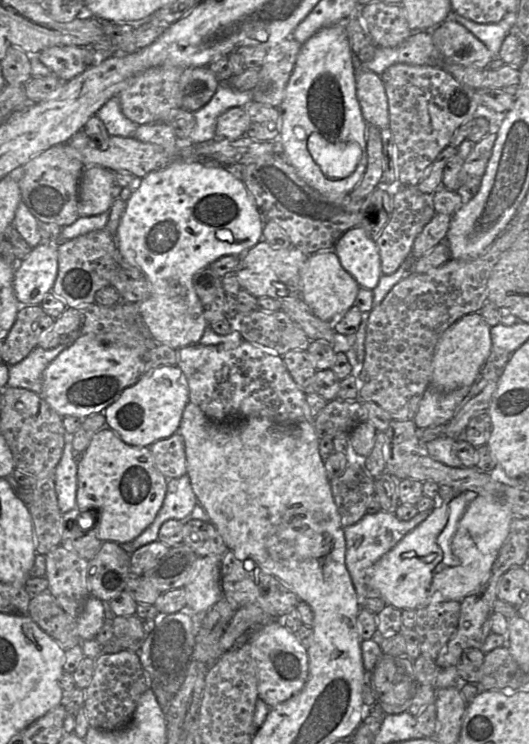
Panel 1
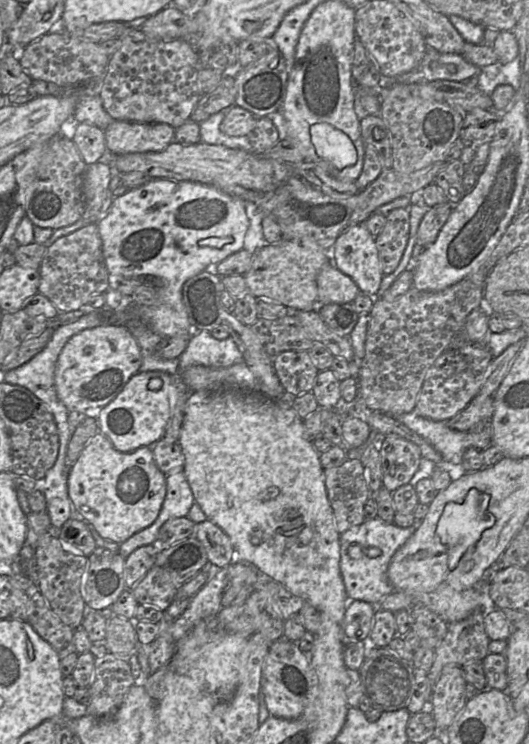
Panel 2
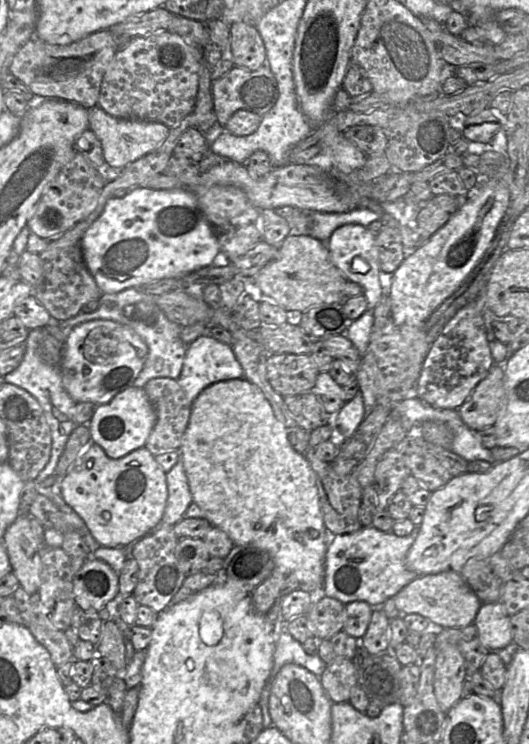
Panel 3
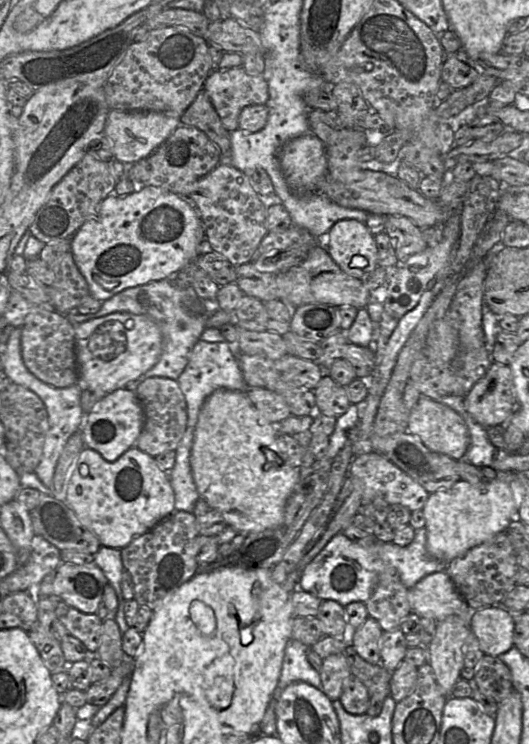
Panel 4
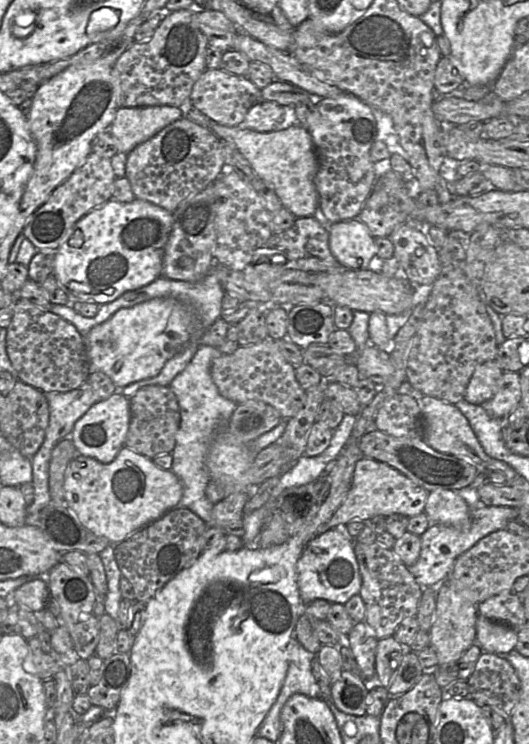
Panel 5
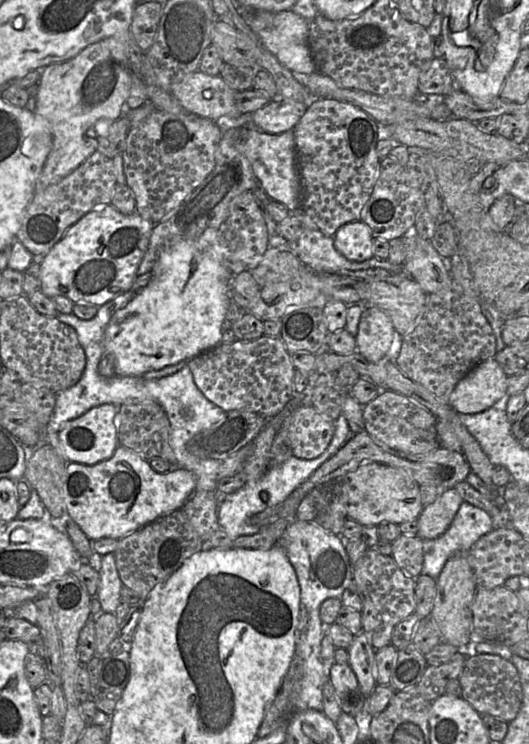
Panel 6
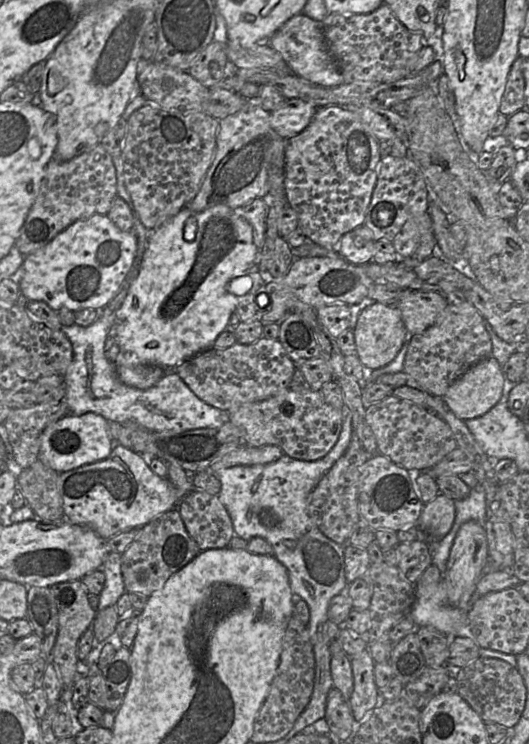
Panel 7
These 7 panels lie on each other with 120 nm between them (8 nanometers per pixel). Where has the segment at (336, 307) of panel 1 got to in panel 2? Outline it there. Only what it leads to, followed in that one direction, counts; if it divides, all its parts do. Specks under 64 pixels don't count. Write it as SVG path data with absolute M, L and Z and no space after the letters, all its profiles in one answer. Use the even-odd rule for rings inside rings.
M327 262L317 276L320 304L351 303L360 291L356 283L332 263Z

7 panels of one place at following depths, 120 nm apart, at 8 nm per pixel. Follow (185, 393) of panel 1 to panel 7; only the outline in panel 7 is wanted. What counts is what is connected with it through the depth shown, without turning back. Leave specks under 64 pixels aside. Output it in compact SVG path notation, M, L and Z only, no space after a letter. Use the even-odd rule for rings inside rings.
M93 412L80 416L66 415L44 430L39 460L58 473L64 473L85 464L106 459L114 444L115 442L109 434L109 421L103 416Z

